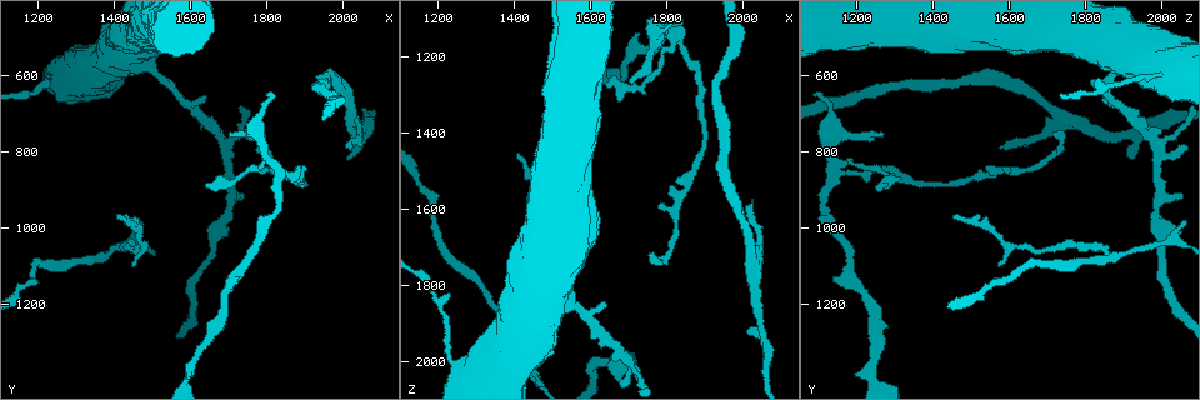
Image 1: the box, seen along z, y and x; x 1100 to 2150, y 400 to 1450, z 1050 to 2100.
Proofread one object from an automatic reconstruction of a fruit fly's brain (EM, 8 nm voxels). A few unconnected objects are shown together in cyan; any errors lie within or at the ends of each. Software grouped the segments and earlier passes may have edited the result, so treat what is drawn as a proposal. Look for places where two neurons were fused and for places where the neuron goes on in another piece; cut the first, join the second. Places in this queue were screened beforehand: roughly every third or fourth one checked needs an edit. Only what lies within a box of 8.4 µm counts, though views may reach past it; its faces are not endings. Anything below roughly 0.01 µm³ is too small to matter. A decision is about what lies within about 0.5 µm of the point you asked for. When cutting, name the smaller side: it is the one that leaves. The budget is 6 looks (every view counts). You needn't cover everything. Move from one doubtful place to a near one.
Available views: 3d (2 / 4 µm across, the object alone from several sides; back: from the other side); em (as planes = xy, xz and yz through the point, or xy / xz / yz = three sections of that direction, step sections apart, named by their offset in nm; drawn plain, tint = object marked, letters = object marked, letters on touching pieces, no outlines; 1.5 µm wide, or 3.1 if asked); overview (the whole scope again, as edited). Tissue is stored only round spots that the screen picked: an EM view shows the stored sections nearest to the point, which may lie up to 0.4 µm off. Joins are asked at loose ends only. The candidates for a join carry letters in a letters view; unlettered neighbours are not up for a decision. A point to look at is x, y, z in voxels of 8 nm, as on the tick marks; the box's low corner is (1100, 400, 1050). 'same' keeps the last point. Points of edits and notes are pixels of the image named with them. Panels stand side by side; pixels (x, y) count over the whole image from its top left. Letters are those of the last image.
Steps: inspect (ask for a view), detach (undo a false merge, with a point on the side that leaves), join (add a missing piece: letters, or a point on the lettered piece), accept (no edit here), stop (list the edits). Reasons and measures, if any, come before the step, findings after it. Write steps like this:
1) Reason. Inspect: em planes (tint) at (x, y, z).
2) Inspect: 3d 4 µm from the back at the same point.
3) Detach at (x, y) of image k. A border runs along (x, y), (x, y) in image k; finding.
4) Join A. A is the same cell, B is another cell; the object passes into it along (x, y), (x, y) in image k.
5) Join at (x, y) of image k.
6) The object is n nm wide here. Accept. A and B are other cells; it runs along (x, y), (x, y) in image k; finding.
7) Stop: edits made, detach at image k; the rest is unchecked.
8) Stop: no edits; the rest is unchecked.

An open end. Inspect: em planes (tint) at (1455, 1100, 1580).

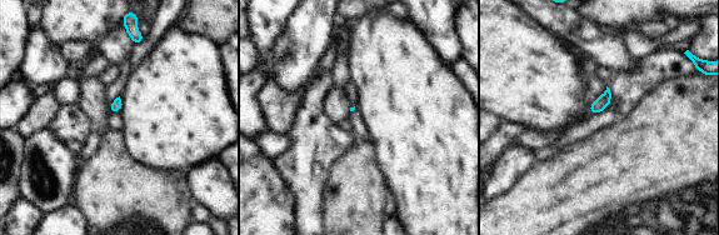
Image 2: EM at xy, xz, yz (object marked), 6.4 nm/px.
See the neighbours. Inspect: em planes (letters) at the same point.

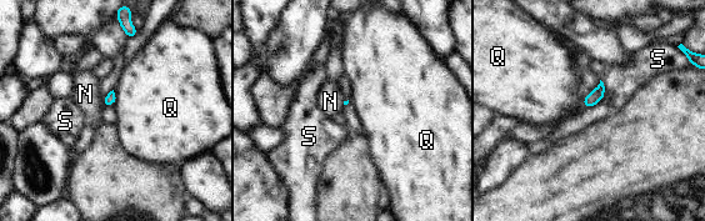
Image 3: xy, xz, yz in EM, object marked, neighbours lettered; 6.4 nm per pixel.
Accept. N, Q and S are other cells; a border runs along (113, 90), (114, 105) in image 3; no lettered piece goes on from it.

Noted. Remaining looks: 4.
Tapers out. Inspect: 3d 4 µm at (1715, 760, 1275).

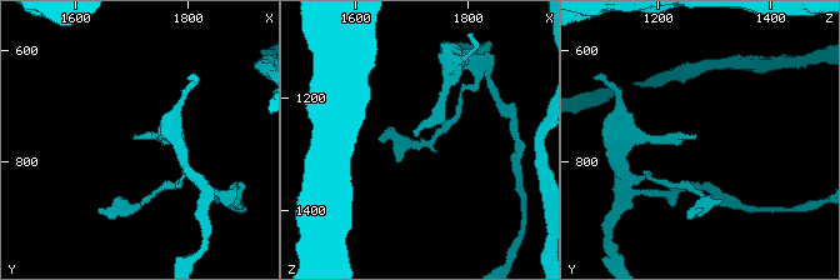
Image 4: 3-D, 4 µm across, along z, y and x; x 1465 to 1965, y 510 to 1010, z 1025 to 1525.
Need the tissue. Inspect: em xz step 4 (letters) at (1710, 755, 1270).

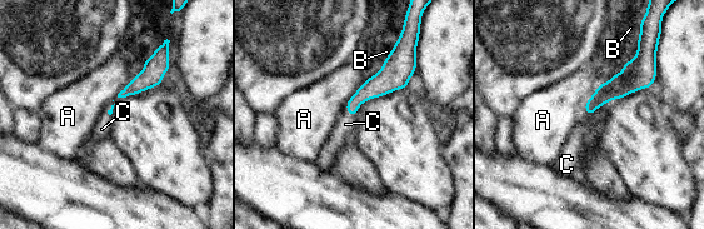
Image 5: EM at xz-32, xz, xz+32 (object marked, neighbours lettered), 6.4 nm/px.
The longest contact is with A, 220 nm. Join C. C is the same cell, A and B are other cells; the object passes into it along (375, 86), (348, 114), (345, 124) in image 5; it goes on there.

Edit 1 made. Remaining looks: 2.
An open end. Inspect: em planes (letters) at (1770, 745, 1705).

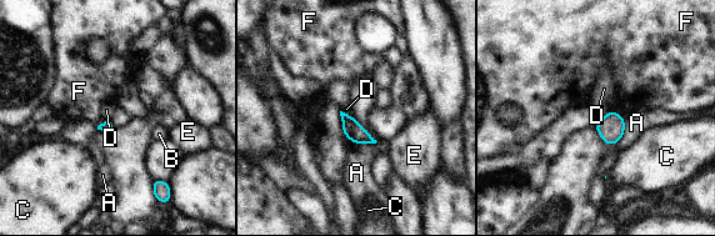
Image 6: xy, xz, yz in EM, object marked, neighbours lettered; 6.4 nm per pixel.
Accept. A, B, C, D, E and F are other cells; a border runs along (609, 111), (604, 114) in image 6; none of them fits.

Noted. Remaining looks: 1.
Stop: edits made, join at image 5; the rest is unchecked.

